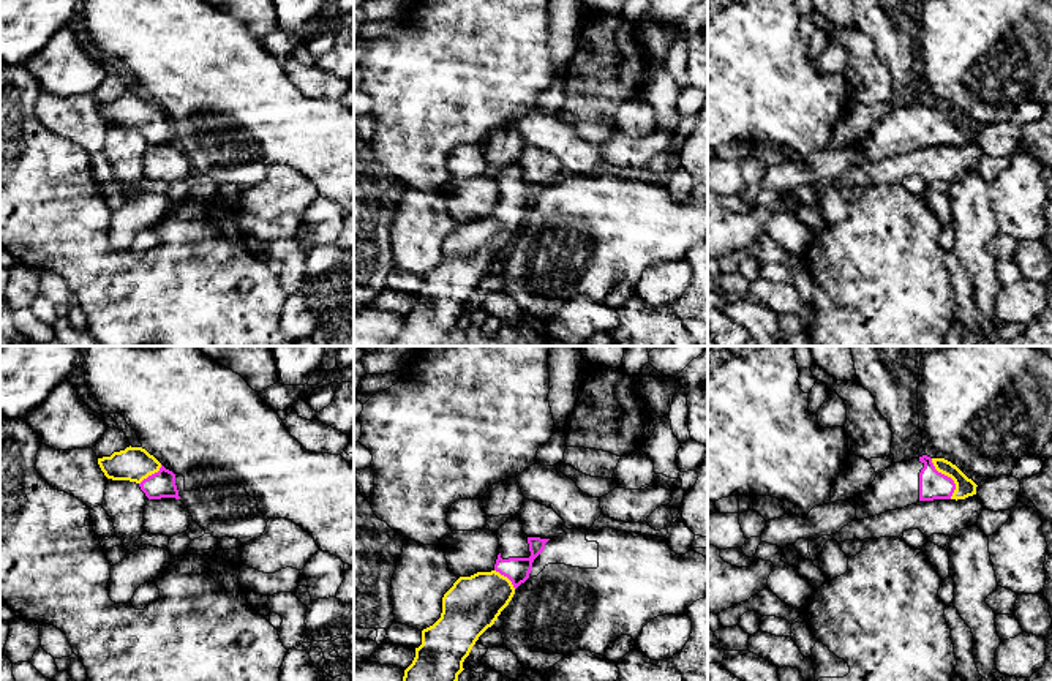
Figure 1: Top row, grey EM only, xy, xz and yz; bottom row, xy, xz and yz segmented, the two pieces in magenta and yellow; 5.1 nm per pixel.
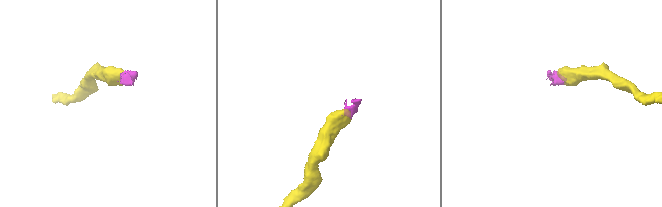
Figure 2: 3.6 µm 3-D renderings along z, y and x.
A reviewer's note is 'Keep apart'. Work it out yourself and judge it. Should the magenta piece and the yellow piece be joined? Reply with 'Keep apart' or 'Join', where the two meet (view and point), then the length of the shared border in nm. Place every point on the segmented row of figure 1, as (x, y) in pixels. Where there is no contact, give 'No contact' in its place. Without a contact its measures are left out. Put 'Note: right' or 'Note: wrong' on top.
Note: wrong
Join. Touches magenta at yz (946, 476). Shared border 240 nm

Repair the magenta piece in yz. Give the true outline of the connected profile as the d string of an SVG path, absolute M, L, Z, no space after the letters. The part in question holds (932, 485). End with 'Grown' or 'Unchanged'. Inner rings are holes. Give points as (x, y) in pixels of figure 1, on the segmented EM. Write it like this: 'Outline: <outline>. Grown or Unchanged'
Outline: M922 455L891 465L877 474L872 485L848 499L856 509L856 520L888 510L904 509L919 501L965 499L976 495L976 483L945 458Z. Grown

